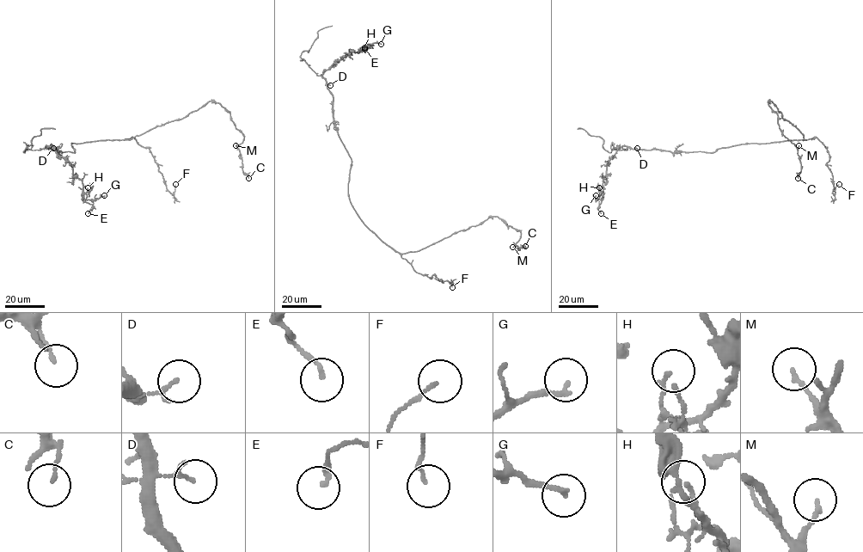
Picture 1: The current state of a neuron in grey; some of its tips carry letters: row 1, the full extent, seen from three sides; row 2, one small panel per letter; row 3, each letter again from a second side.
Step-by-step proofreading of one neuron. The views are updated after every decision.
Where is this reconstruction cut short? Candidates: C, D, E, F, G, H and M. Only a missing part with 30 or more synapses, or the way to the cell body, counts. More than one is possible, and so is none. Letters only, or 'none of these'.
none of these

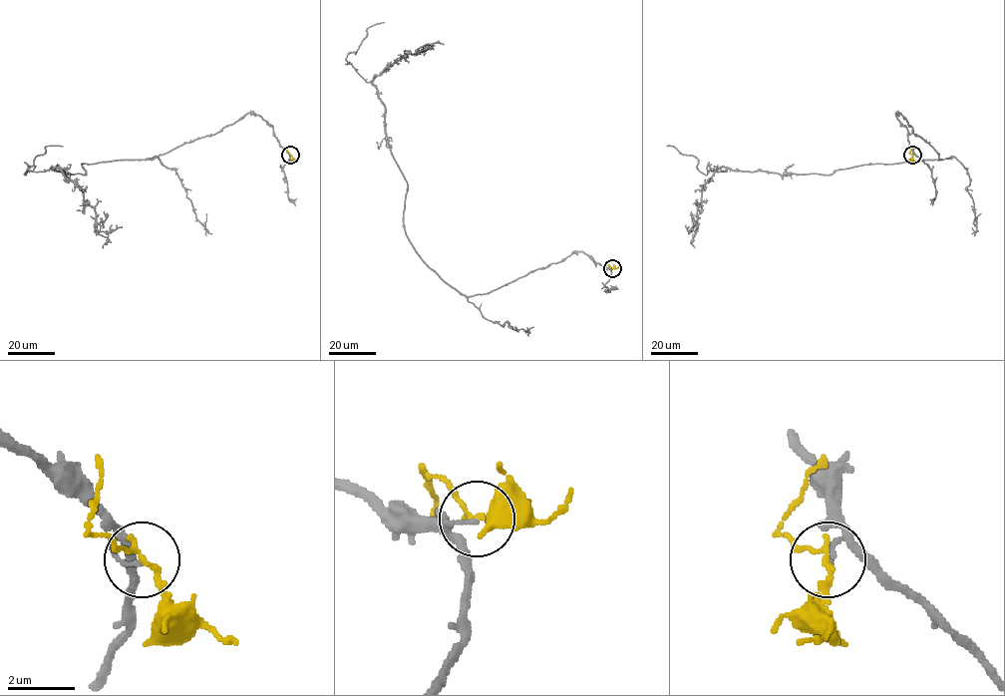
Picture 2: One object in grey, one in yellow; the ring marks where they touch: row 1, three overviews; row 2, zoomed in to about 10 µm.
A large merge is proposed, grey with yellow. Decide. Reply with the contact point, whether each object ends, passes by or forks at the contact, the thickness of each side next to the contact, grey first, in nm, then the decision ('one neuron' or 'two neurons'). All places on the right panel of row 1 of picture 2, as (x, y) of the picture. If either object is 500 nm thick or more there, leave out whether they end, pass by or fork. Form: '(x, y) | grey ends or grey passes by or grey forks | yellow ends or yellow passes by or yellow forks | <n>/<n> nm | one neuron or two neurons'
(912, 155) | grey ends | yellow passes by | 100/150 nm | two neurons

